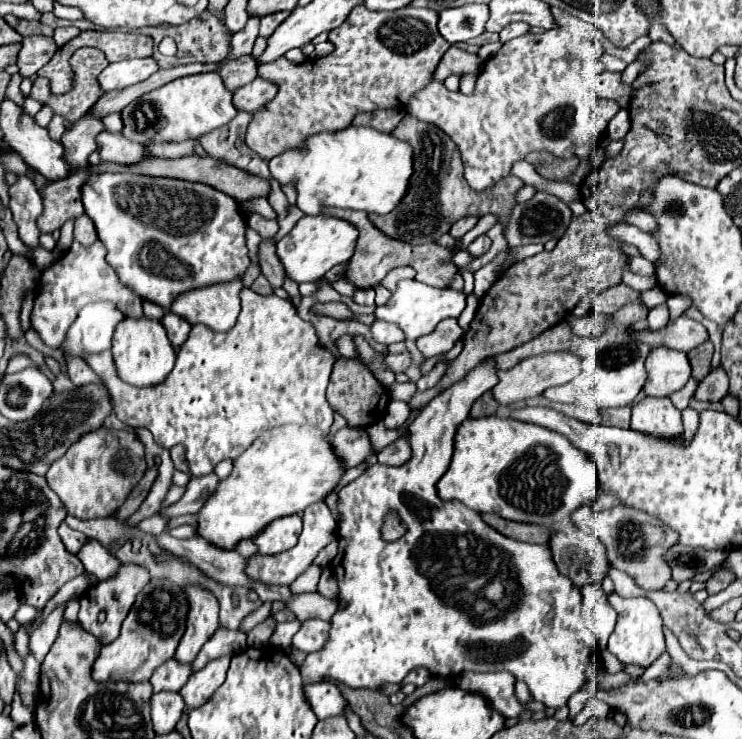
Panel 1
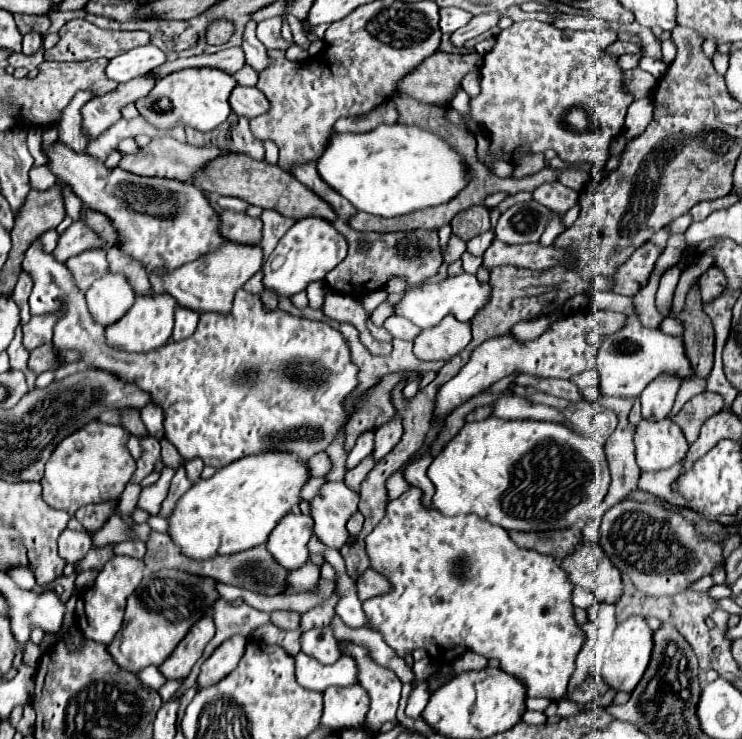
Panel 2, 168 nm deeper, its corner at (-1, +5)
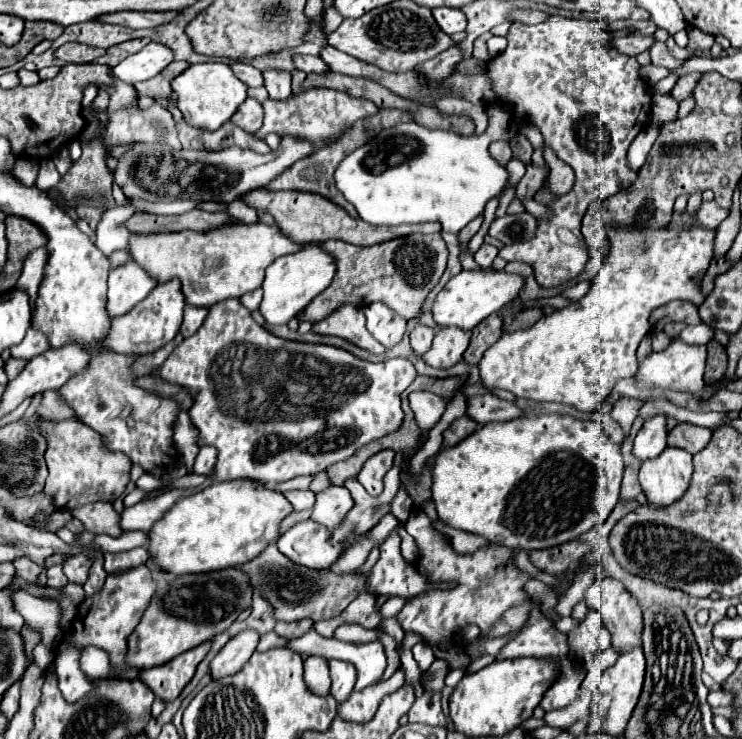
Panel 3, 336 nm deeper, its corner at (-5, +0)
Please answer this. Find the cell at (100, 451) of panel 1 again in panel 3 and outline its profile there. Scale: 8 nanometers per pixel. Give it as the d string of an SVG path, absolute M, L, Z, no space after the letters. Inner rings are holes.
M42 421L40 425L46 425L46 437L48 437L48 449L46 449L46 465L48 465L48 479L44 487L44 495L54 501L58 509L74 511L82 505L98 503L98 501L110 501L114 503L130 483L130 469L132 461L128 455L120 451L110 451L104 445L102 435L98 431L90 429L82 421Z

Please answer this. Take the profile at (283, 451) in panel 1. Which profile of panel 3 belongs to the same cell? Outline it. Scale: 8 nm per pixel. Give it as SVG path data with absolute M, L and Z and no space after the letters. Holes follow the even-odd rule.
M232 479L226 483L212 483L206 489L176 501L166 511L166 515L158 523L154 523L154 527L148 533L150 537L148 553L154 555L160 567L164 567L168 573L174 573L174 575L206 573L206 571L238 567L254 559L254 555L260 555L270 543L278 539L280 523L292 511L294 507L290 505L290 501L282 497L280 491L268 487L266 483L260 483L254 479Z

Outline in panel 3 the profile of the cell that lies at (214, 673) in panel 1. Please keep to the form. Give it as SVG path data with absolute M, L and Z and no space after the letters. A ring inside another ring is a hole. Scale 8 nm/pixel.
M242 631L230 643L226 643L210 663L212 679L222 679L240 671L250 655L256 651L260 635L256 631Z

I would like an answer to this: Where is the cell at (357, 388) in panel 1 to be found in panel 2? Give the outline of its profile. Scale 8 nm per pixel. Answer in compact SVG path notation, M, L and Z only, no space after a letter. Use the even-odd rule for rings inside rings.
M396 372L380 378L380 382L374 386L372 394L368 396L368 402L360 412L354 414L354 420L348 420L346 424L346 440L344 440L344 450L350 452L358 440L360 434L378 430L378 426L384 426L390 422L398 410L392 404L392 390L394 386L404 378L404 382L410 380L420 380L422 372Z

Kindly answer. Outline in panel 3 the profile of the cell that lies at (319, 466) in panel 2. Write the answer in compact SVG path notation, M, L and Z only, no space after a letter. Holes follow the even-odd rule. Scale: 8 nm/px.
M304 475L304 477L294 477L294 479L290 479L290 481L284 481L284 483L276 483L276 487L274 489L278 489L278 491L288 491L288 489L308 489L308 485L310 485L310 481L312 481L314 477L312 475Z

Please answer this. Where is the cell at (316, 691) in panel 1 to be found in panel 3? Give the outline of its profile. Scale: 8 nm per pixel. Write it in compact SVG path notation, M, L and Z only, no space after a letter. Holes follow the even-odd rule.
M398 669L390 679L378 683L378 687L366 687L362 691L352 691L346 701L338 705L338 717L344 721L366 723L374 717L380 701L390 691L396 691L404 685L404 671Z

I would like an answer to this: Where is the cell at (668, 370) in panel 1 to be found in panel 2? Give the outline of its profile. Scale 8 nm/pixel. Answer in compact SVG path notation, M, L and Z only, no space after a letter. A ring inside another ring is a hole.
M660 376L652 384L648 384L648 388L644 388L644 392L640 394L642 418L654 420L654 422L668 418L674 404L674 396L680 388L680 382L682 382L680 378Z

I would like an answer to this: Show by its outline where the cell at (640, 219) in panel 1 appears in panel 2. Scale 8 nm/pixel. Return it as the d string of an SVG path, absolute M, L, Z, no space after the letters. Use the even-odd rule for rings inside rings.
M686 212L684 216L676 218L676 220L668 226L668 232L670 232L670 234L682 234L690 224L692 224L692 216Z

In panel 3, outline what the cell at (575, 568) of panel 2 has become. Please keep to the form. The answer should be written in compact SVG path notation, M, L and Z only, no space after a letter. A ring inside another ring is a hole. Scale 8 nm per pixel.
M614 577L596 581L600 587L600 615L606 629L612 633L612 645L618 651L640 645L642 633L642 611L636 597Z

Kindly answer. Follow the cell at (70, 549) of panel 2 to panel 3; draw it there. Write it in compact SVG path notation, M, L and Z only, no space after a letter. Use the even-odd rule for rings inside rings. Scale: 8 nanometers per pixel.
M72 555L72 557L66 557L64 563L62 563L62 569L68 577L68 581L74 581L74 583L84 583L86 577L88 577L88 569L90 569L92 561L86 557L86 555Z

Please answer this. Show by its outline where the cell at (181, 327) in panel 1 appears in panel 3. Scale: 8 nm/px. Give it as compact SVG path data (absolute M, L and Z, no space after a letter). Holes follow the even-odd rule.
M186 305L184 307L184 321L182 321L182 327L180 327L180 335L186 339L186 337L192 337L204 323L208 315L208 309L202 309L202 307L190 307Z

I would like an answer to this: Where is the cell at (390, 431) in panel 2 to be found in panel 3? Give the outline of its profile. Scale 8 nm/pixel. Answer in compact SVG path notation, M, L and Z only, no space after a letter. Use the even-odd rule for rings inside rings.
M378 451L376 455L372 455L362 471L358 473L358 481L362 483L362 487L370 493L370 495L380 495L382 493L382 477L386 475L386 471L392 467L392 459L394 459L394 451Z

